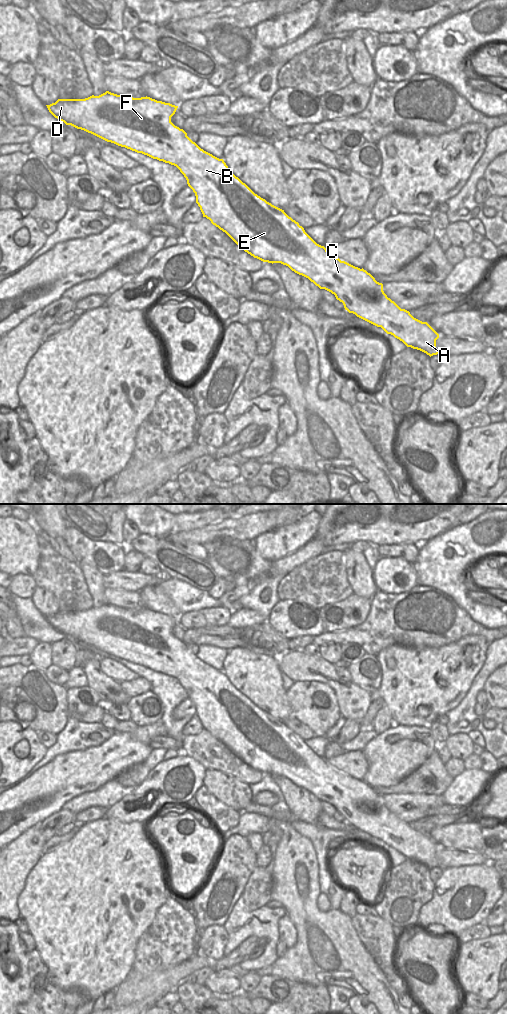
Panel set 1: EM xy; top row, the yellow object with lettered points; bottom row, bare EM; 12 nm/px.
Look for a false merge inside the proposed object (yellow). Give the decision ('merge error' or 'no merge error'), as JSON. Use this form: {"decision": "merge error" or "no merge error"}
{"decision": "no merge error"}

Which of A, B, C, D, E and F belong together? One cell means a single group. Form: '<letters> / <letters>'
A B C D E F

